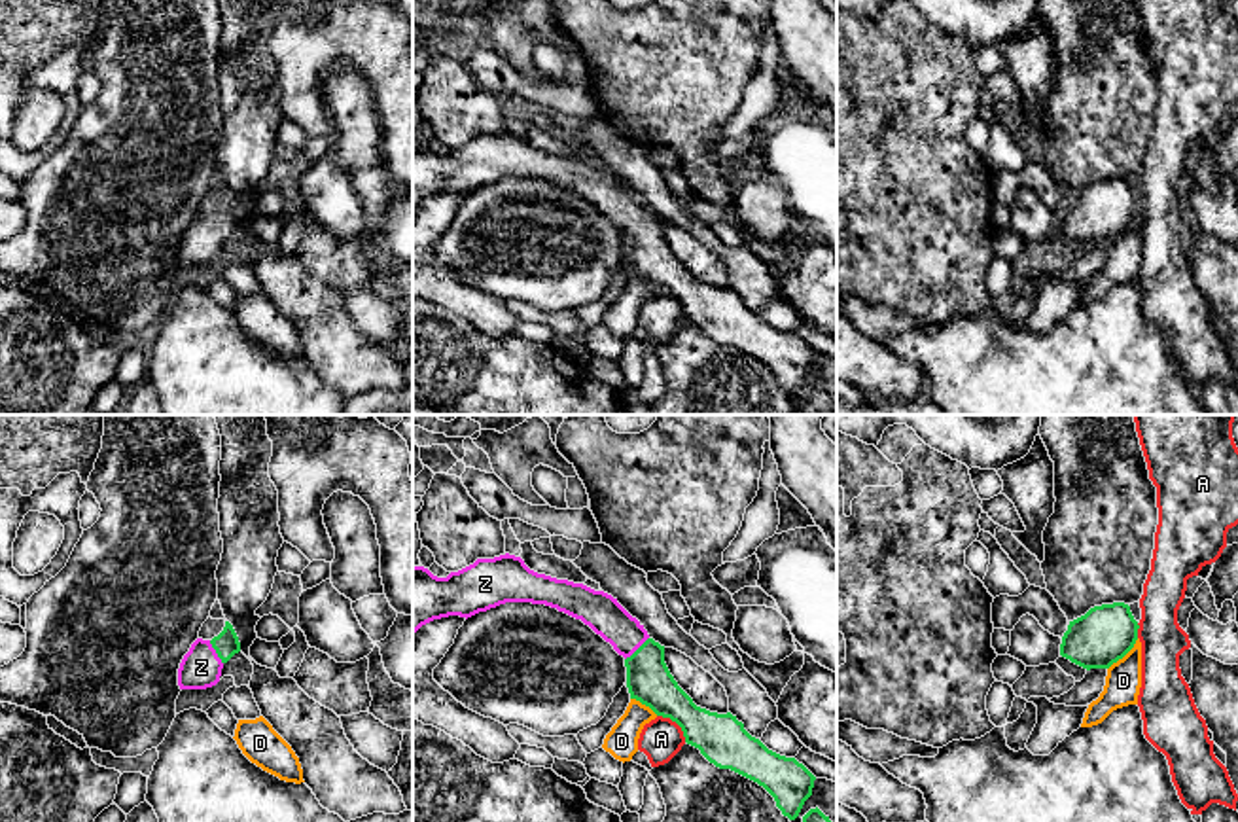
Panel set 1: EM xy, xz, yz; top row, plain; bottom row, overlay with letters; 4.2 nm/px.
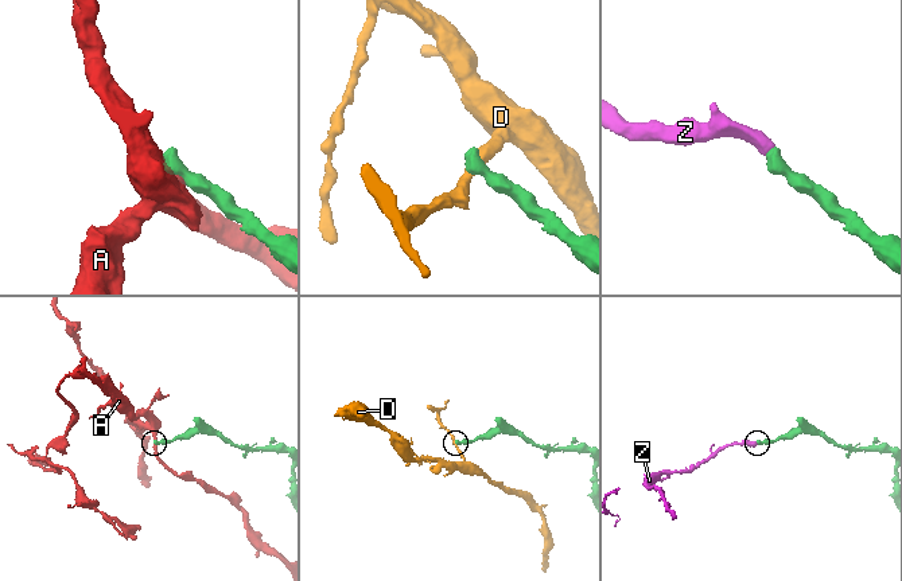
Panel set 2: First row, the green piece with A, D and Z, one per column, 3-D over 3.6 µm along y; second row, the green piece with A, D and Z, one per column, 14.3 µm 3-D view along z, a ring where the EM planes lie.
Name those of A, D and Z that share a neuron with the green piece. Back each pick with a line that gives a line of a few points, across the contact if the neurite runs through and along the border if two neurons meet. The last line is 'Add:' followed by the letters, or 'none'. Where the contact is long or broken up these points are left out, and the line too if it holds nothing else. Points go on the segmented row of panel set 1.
Z: line xz (648, 679), (638, 648), (599, 610)
Add: Z

